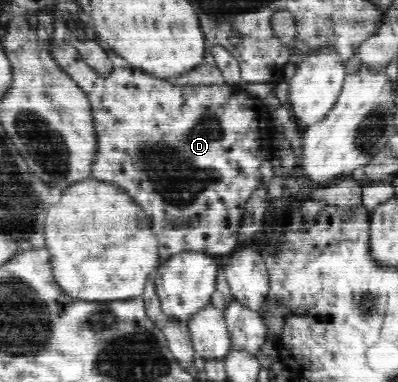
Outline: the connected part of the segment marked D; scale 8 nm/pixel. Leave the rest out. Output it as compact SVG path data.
M57 43L50 46L51 54L59 67L66 73L77 85L89 95L89 103L93 103L93 123L95 123L95 132L98 143L98 158L94 164L92 178L95 180L109 183L114 186L119 186L129 197L133 198L134 202L142 208L147 217L151 219L151 227L153 233L157 236L159 262L165 262L172 255L183 253L207 253L207 255L225 255L225 253L233 253L233 249L237 247L237 241L241 239L237 231L239 231L239 224L241 224L242 216L244 215L245 205L248 198L251 198L255 191L259 190L261 186L259 183L263 181L259 175L259 165L271 155L274 149L272 144L273 122L271 121L271 114L265 113L266 117L267 137L261 137L263 133L263 125L257 129L257 109L267 109L263 107L263 102L259 103L257 98L253 98L244 88L236 86L225 85L200 85L200 86L181 86L169 82L167 79L156 78L148 74L140 68L134 68L122 58L112 57L113 71L111 77L99 77L99 74L92 69L81 59L78 49L75 49L70 44Z

